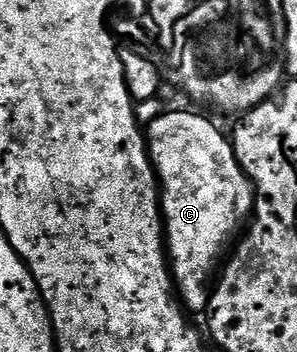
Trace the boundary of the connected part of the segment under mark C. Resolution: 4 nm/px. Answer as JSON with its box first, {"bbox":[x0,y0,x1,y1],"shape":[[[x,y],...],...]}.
{"bbox":[145,112,255,314],"shape":[[[167,112],[152,122],[151,129],[148,127],[145,135],[161,189],[163,231],[171,279],[175,282],[177,296],[184,309],[191,314],[203,314],[211,302],[212,289],[209,285],[220,275],[221,261],[232,251],[237,237],[244,231],[245,222],[252,219],[255,211],[255,188],[237,162],[235,146],[228,133],[226,136],[213,121],[206,120],[195,112]]]}

